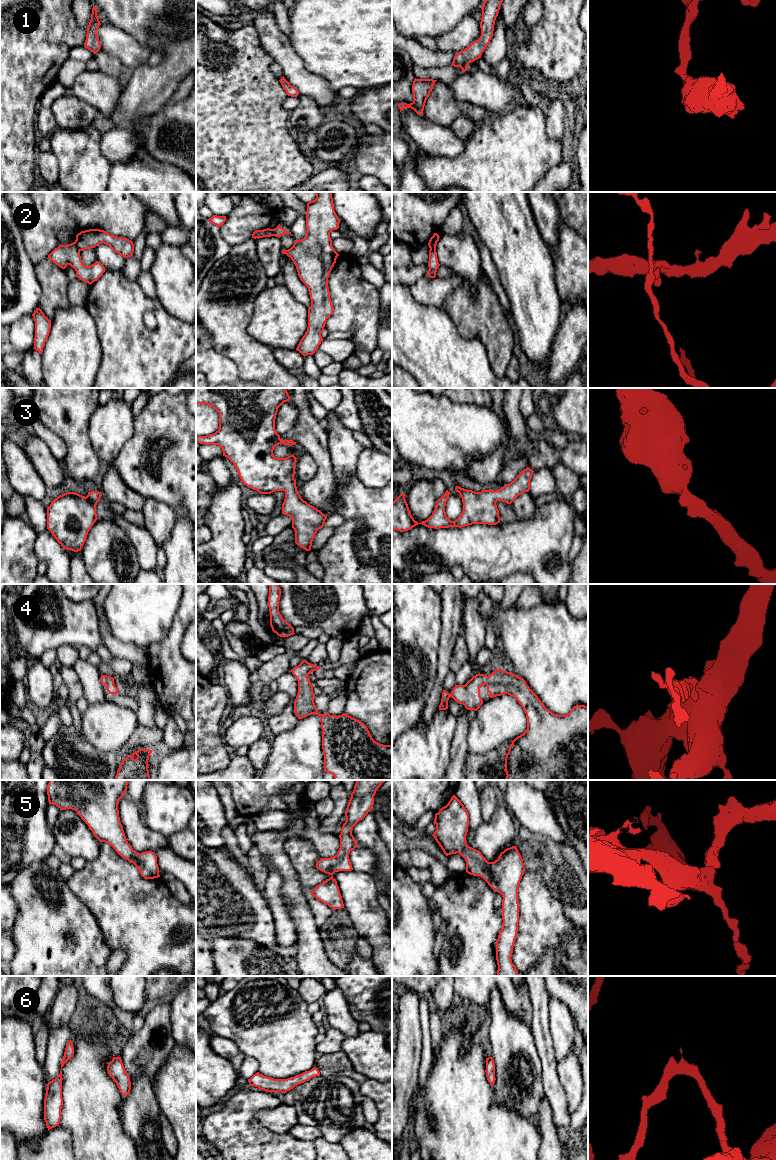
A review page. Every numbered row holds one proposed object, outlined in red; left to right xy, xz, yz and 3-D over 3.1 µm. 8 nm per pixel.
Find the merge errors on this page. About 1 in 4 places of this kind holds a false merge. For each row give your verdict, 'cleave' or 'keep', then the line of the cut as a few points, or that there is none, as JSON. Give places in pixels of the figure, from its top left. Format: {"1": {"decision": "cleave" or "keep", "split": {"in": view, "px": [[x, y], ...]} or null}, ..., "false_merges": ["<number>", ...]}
{"1": {"decision": "keep", "split": null}, "2": {"decision": "cleave", "split": {"in": "xy", "px": [[75, 241], [76, 246], [80, 250]]}}, "3": {"decision": "keep", "split": null}, "4": {"decision": "keep", "split": null}, "5": {"decision": "keep", "split": null}, "6": {"decision": "keep", "split": null}, "false_merges": ["2"]}

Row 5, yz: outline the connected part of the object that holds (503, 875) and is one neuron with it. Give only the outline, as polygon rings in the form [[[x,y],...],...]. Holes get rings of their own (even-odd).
[[[455,795],[435,814],[433,823],[436,830],[432,836],[444,854],[459,853],[466,861],[468,874],[482,877],[502,895],[503,923],[496,941],[497,976],[518,976],[511,959],[519,923],[518,888],[525,871],[518,849],[507,848],[497,860],[488,862],[480,851],[468,846],[469,814]]]

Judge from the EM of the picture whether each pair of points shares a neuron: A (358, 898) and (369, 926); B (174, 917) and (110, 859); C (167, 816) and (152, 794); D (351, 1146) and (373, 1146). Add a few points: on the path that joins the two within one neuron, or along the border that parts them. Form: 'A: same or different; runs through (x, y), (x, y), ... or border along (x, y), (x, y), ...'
A: same; runs through (362, 905), (369, 919)
B: same; runs through (158, 908), (125, 875)
C: same; runs through (167, 811), (157, 799)
D: same; runs through (356, 1146), (359, 1149), (368, 1149)

